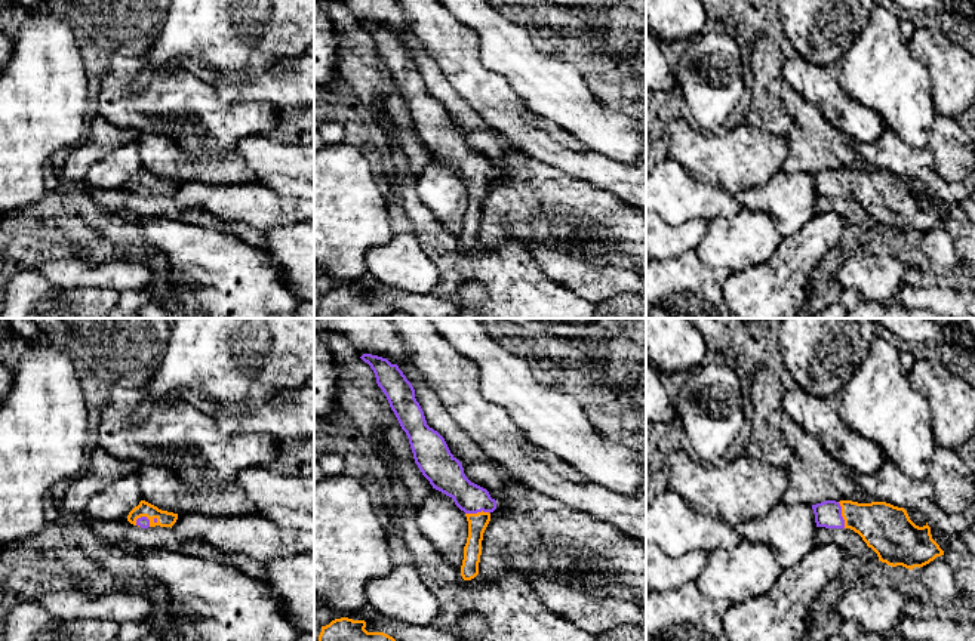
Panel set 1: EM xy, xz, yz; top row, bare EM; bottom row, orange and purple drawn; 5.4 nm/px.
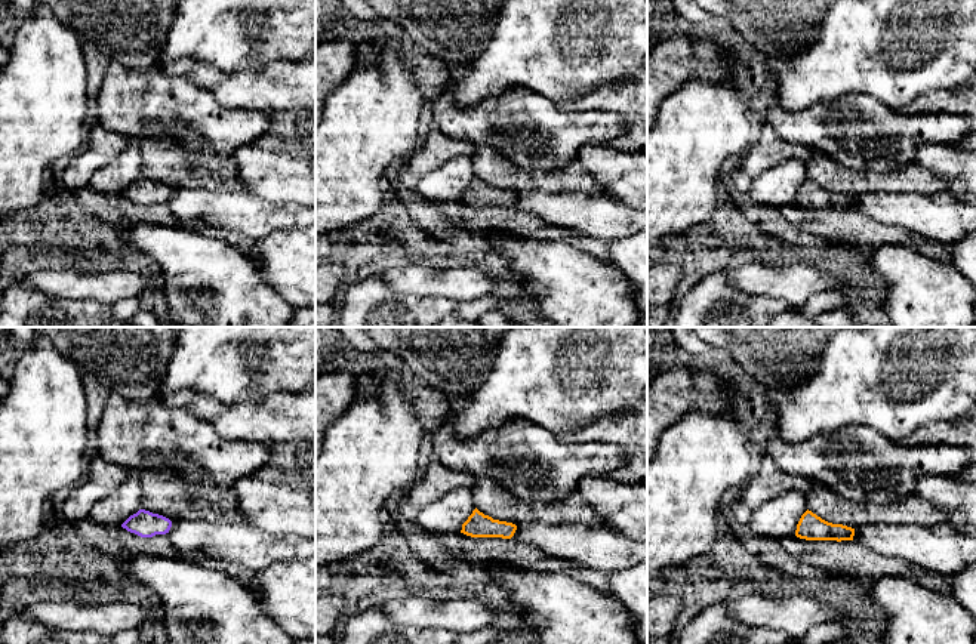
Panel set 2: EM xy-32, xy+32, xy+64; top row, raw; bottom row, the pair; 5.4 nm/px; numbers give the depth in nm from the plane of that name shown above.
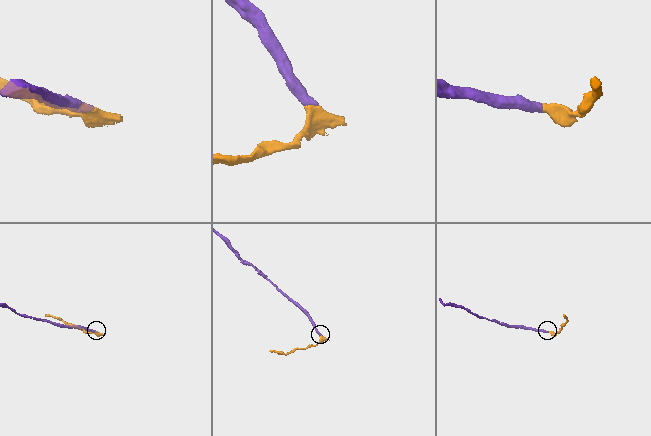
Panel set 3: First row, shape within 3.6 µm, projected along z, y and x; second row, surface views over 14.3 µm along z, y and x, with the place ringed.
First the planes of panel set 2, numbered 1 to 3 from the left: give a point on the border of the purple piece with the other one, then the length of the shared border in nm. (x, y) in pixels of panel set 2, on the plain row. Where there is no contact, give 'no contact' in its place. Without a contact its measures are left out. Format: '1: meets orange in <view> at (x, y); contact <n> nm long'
1: no contact
2: no contact
3: no contact

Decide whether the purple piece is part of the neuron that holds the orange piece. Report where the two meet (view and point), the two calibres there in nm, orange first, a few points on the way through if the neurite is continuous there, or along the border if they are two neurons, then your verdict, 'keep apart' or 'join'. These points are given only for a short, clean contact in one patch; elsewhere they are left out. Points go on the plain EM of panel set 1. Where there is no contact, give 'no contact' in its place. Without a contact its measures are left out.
meets orange in yz at (842, 184); 260 nm thick on the orange side, 140 nm on the other; runs through yz (885, 197), (866, 187), (842, 184), (827, 182); join

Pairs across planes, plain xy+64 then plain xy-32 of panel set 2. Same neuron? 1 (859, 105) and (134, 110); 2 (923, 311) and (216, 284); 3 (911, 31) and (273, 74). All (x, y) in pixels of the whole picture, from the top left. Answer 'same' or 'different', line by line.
1: same
2: same
3: different

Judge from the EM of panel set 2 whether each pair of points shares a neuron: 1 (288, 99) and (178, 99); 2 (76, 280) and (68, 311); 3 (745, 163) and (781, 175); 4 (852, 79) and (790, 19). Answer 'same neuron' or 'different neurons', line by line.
1: different neurons
2: different neurons
3: different neurons
4: different neurons

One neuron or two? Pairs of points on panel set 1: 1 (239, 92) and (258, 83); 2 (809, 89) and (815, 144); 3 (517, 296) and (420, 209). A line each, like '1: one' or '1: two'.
1: one
2: two
3: one

